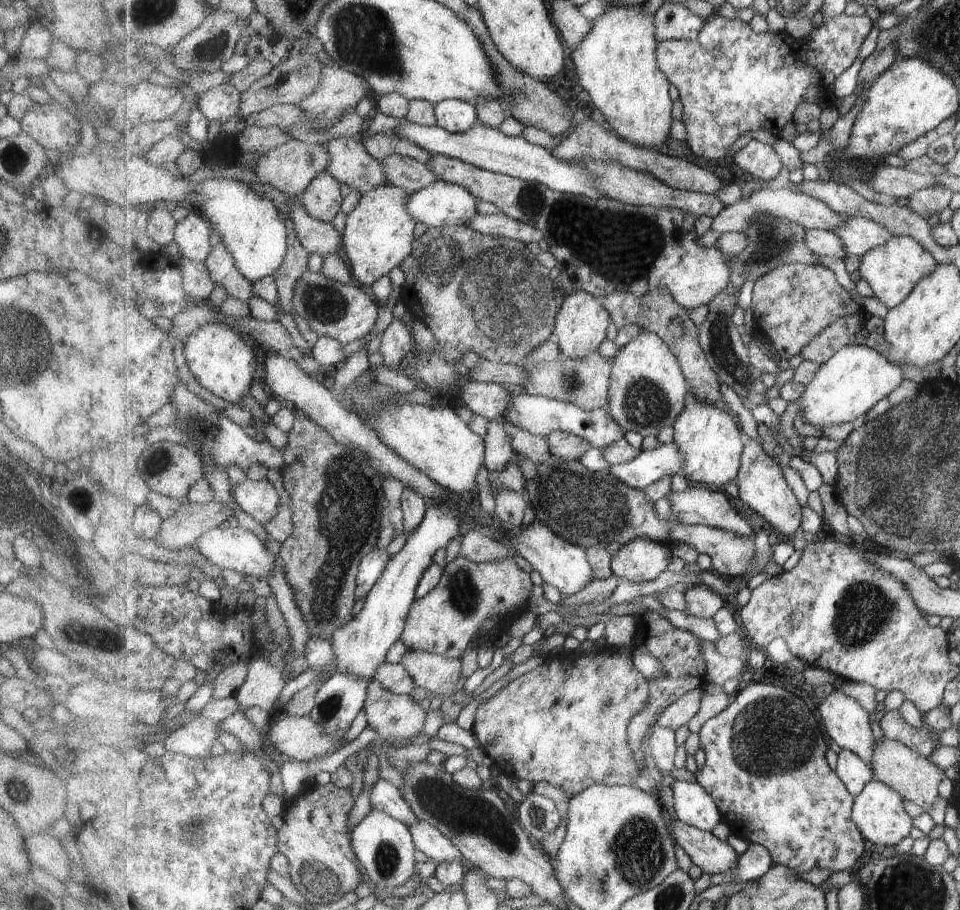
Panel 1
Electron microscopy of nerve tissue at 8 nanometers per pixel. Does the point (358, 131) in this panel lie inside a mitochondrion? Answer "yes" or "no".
no

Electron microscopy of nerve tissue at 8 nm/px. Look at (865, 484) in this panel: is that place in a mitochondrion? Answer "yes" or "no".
yes

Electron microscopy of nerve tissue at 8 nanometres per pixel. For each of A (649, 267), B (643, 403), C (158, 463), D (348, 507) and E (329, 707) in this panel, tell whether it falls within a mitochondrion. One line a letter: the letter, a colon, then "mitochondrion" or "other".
A: mitochondrion
B: mitochondrion
C: mitochondrion
D: mitochondrion
E: mitochondrion

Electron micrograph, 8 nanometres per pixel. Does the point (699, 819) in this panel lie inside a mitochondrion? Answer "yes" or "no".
no

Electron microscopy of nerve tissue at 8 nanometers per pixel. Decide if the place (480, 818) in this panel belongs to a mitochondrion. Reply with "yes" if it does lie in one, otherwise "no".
yes

